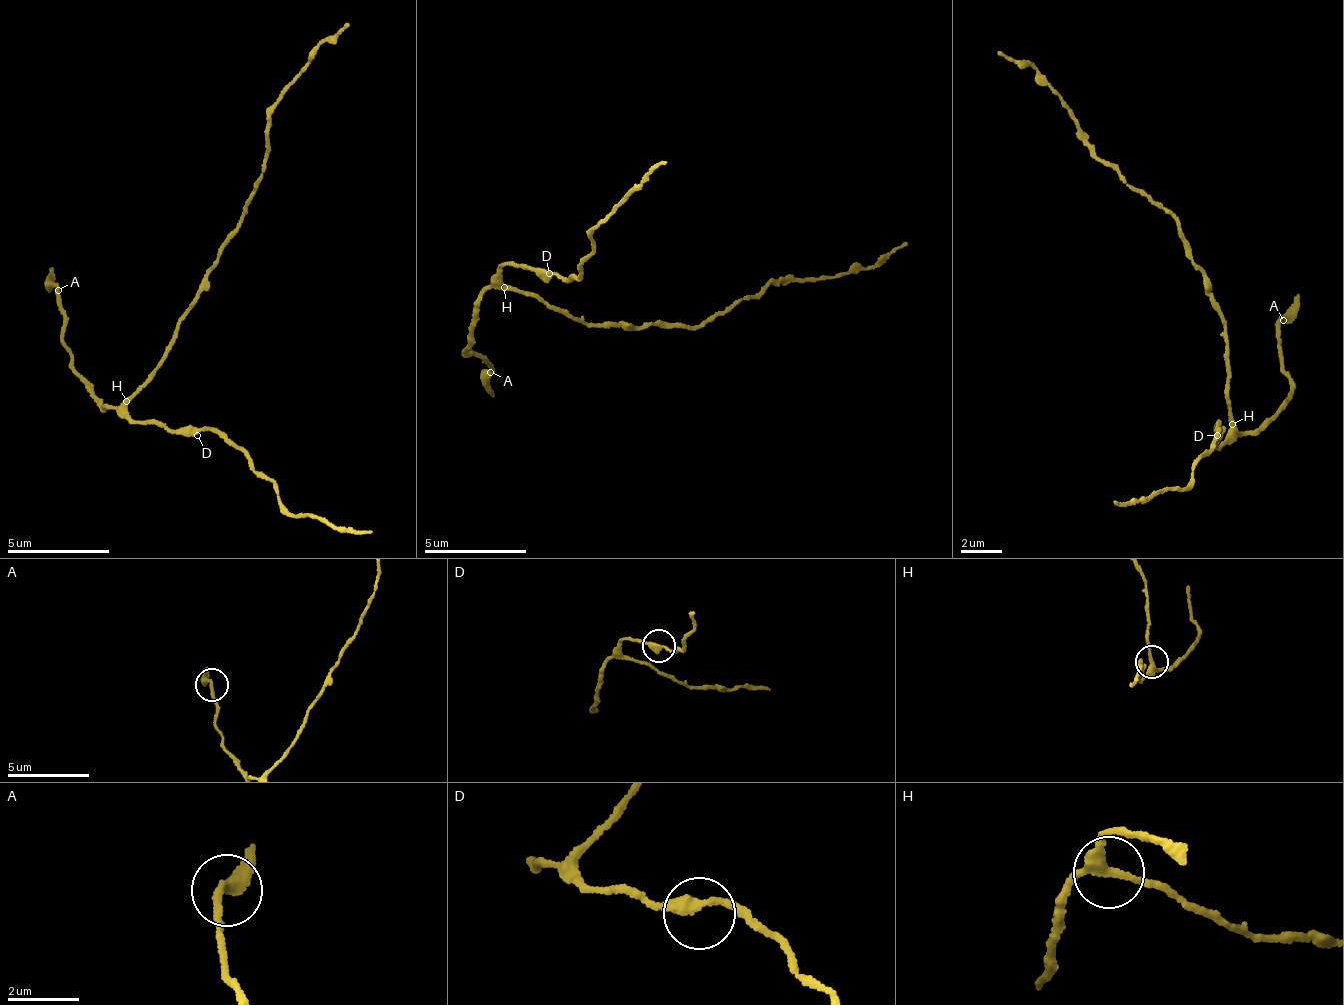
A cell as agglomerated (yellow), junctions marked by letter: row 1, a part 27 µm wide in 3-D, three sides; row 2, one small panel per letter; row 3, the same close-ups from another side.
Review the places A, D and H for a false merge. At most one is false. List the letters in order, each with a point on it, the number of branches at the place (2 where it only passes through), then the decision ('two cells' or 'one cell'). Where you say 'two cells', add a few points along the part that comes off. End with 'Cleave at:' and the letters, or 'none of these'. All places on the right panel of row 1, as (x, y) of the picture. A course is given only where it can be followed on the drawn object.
A: (1283, 320) | 2 | one cell
D: (1217, 435) | 2 | one cell
H: (1232, 424) | 3 | two cells | (1234, 423), (1228, 389), (1226, 326), (1182, 227), (1111, 168), (1079, 132), (1034, 66), (998, 49)
Cleave at: H

